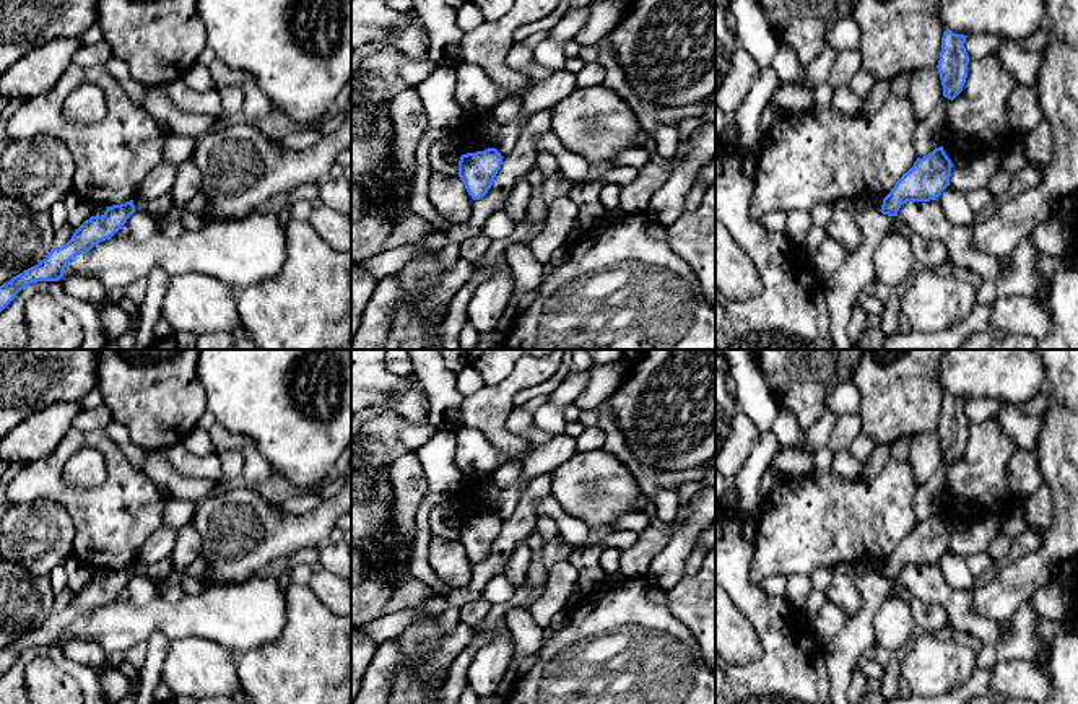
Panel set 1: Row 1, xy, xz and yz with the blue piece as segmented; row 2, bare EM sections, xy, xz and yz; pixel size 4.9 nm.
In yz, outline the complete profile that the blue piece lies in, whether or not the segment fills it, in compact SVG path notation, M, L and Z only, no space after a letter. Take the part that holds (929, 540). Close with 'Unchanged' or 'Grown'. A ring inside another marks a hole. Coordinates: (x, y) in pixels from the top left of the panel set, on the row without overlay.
M943 511L935 512L924 522L917 522L914 530L896 546L883 563L881 577L898 580L899 572L907 566L938 564L950 550L953 527Z. Unchanged

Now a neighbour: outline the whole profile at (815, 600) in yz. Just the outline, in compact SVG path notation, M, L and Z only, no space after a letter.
M813 589L805 600L802 613L810 619L818 615L824 602L826 602L826 593Z

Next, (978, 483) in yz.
M997 419L969 423L967 442L963 455L951 465L945 481L950 501L943 514L953 528L964 528L985 515L1003 515L1006 511L1021 507L1029 496L1019 496L1010 486L1008 462L1018 450L1016 442Z

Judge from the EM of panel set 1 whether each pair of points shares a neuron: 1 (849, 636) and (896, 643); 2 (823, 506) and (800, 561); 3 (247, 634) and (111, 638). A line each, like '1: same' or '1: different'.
1: different
2: same
3: same

